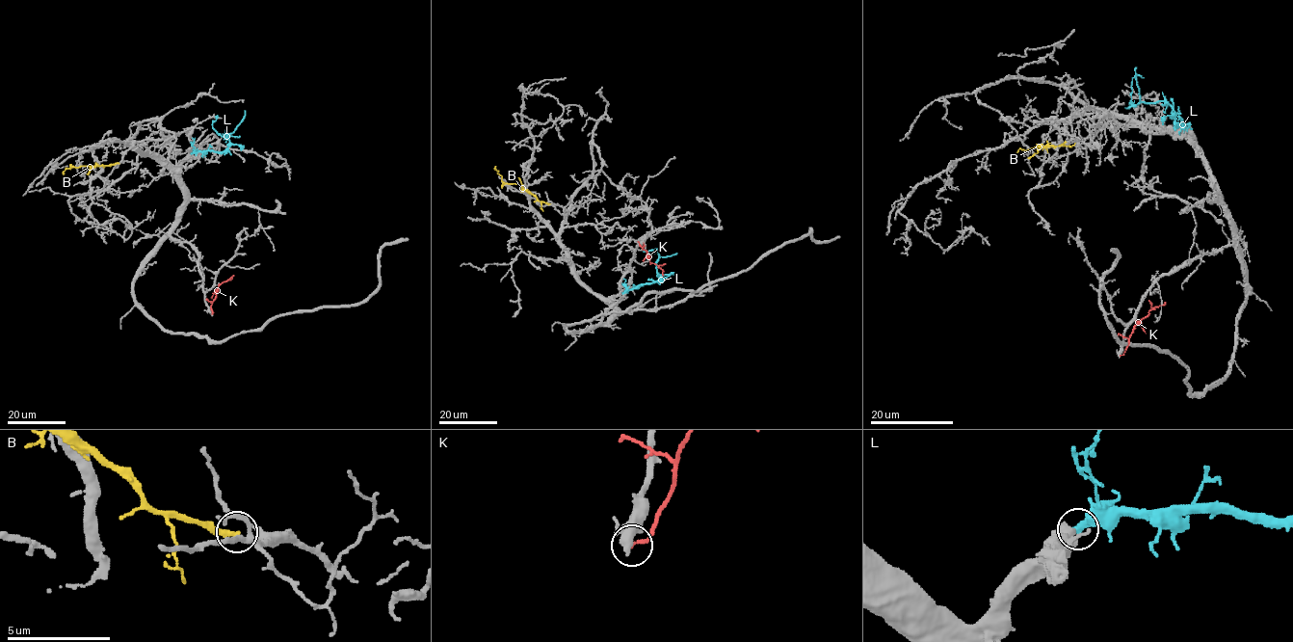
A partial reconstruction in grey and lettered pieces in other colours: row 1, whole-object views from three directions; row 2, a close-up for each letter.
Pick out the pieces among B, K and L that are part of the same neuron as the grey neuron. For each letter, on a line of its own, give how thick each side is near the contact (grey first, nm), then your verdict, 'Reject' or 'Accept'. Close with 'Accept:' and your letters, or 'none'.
B: Thickness 240 nm (grey) against 280 nm. Reject
K: Thickness 550 nm (grey) against 150 nm. Reject
L: Thickness 650 nm (grey) against 400 nm. Accept
Accept: L

